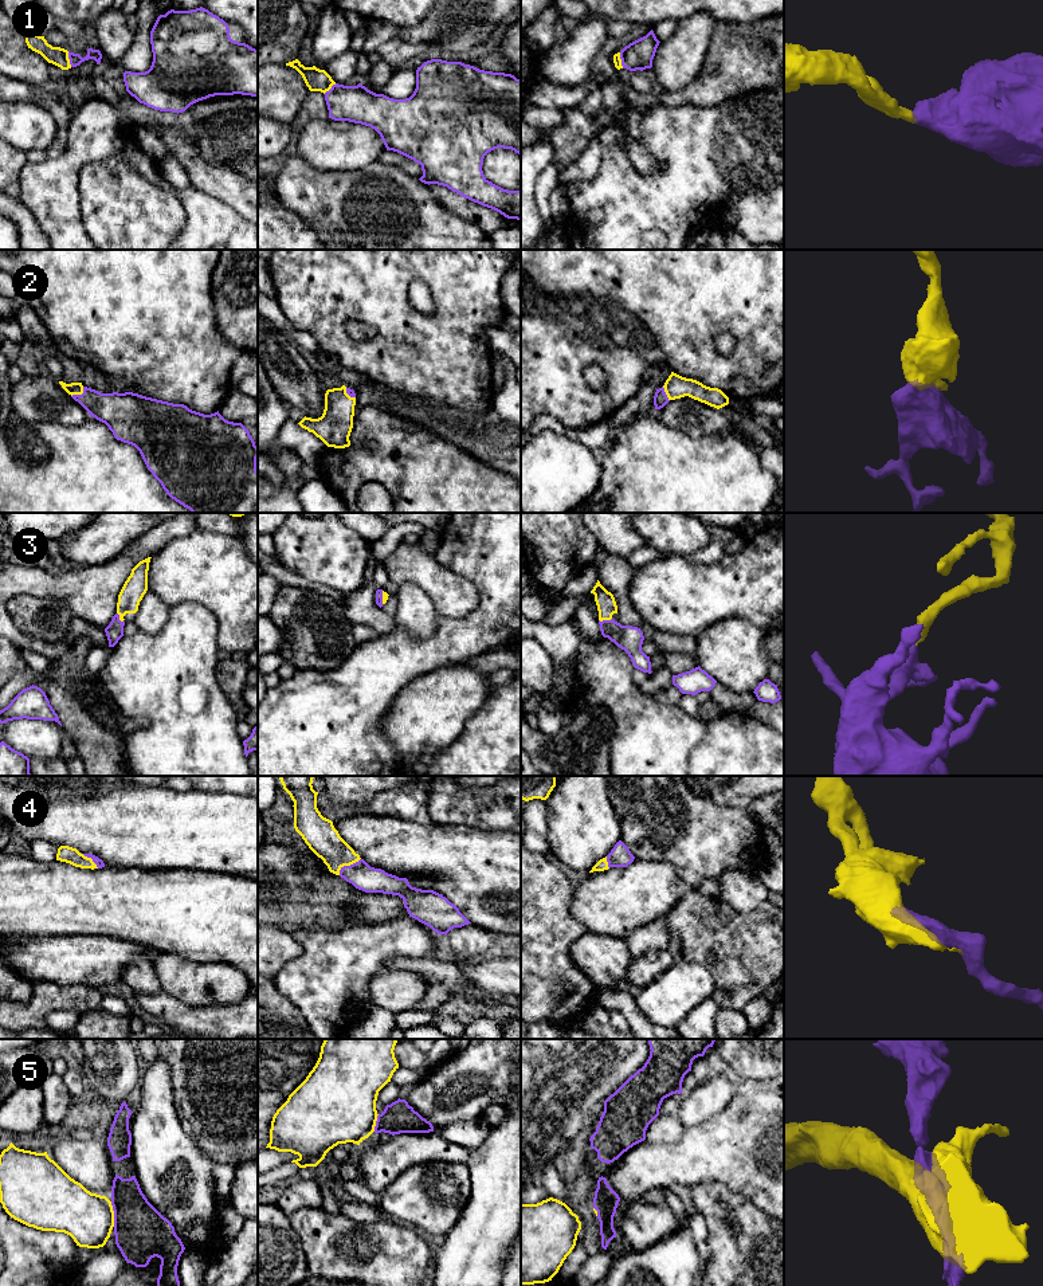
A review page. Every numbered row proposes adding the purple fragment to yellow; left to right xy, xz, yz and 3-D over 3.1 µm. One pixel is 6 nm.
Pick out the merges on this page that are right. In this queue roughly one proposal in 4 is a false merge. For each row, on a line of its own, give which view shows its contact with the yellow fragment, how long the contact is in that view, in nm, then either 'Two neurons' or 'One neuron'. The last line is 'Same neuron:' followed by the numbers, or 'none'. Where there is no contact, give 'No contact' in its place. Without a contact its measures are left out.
1: Touches yellow in xy. Shared border 100 nm. One neuron
2: Touches yellow in xy. Shared border 100 nm. One neuron
3: Touches yellow in yz. Shared border 80 nm. One neuron
4: Touches yellow in xz. Shared border 170 nm. One neuron
5: Touches yellow in xy. Shared border 150 nm. Two neurons
Same neuron: 1, 2, 3, 4

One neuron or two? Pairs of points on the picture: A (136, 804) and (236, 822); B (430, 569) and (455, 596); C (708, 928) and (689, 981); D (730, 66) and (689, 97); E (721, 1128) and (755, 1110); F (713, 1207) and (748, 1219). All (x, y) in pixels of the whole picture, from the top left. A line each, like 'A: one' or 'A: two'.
A: one
B: one
C: two
D: one
E: one
F: one

